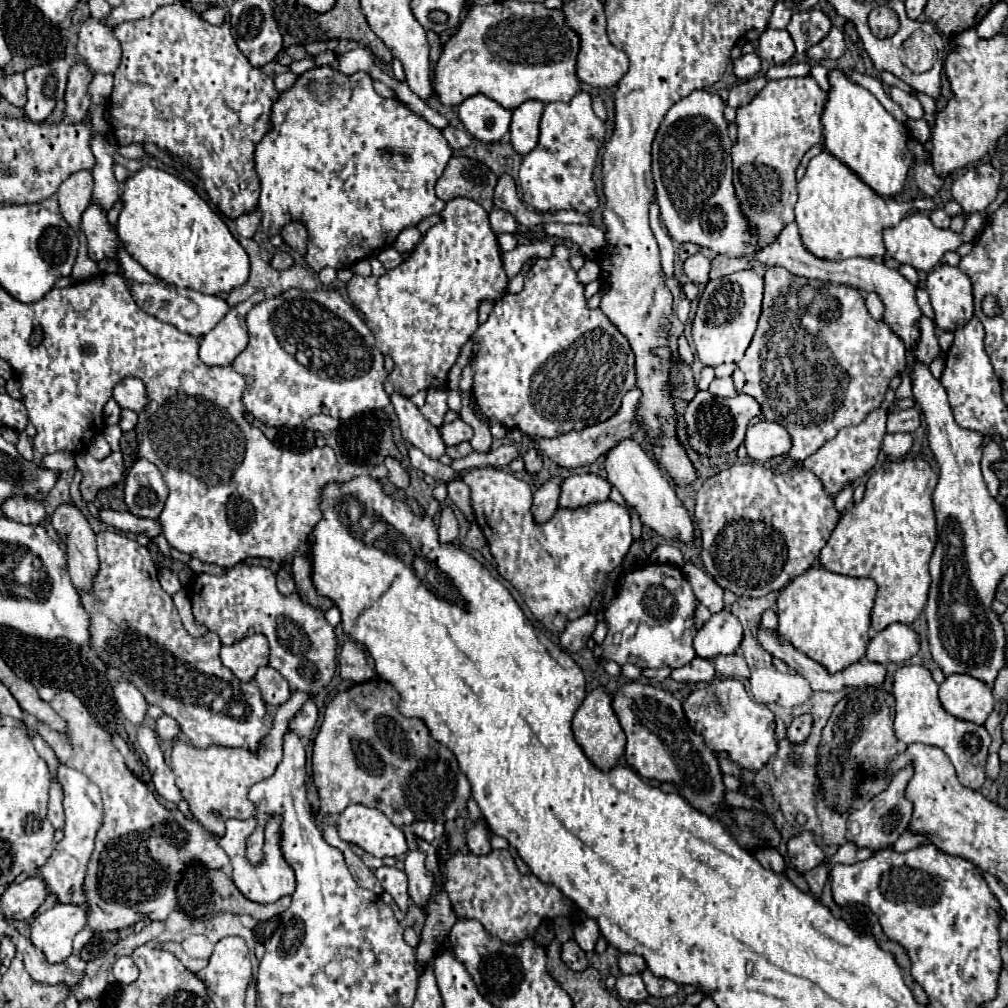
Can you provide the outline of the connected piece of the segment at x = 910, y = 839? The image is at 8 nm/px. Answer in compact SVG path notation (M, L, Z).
M905 831L897 841L895 841L895 845L893 845L893 849L895 851L899 851L899 853L905 853L905 851L909 851L909 849L915 849L915 847L919 847L919 845L925 845L925 843L931 843L929 841L929 837L925 837L923 833L913 833L913 831Z

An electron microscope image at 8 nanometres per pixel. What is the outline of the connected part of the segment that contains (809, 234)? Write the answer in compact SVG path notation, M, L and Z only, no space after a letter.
M829 151L815 155L797 185L799 201L795 205L795 221L803 245L821 259L847 259L847 257L875 257L885 255L883 229L897 225L911 210L931 212L936 208L930 197L910 202L897 201L895 197L881 197L865 185L843 161Z

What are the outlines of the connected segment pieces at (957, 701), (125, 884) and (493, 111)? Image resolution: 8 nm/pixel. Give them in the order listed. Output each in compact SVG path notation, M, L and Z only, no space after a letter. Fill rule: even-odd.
M949 675L939 685L941 705L955 717L983 725L993 711L991 687L969 675Z
M61 689L53 697L51 707L67 721L69 735L63 737L53 729L49 729L47 725L41 725L39 727L41 737L51 745L51 749L55 751L55 755L63 765L69 765L71 769L85 773L101 789L101 797L105 803L105 819L97 833L95 851L91 855L85 877L85 889L91 907L87 917L89 927L95 931L115 931L131 927L143 917L149 917L151 921L167 919L167 915L175 911L177 905L175 887L181 879L181 871L185 869L185 865L191 861L199 861L209 869L221 869L223 865L229 863L229 857L225 857L225 851L221 849L217 839L209 831L205 831L199 823L189 821L181 811L171 811L155 799L155 795L147 789L147 785L125 767L123 755L111 743L111 735L95 723L83 701L73 691Z
M485 95L467 97L457 107L457 113L467 133L483 143L501 141L511 125L511 111L503 109L497 101Z

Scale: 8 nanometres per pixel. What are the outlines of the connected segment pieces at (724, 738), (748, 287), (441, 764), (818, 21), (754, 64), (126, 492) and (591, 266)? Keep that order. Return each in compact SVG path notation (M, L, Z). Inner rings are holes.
M723 679L715 685L709 683L705 689L693 691L683 703L689 725L695 733L703 735L705 745L713 751L727 751L729 757L745 769L761 769L777 753L775 737L775 715L767 705L753 701L743 683L737 679Z
M751 269L725 275L721 279L711 279L699 297L699 305L691 323L691 337L697 351L697 357L703 365L717 367L721 363L739 363L749 347L757 319L761 315L763 299L763 277ZM739 285L739 297L737 297Z
M369 681L337 693L327 705L323 725L313 741L313 783L319 791L321 811L325 815L339 815L347 805L361 803L383 811L393 825L407 827L415 821L453 821L461 809L465 809L471 797L471 785L463 775L461 783L457 783L459 765L455 755L431 737L421 719L403 717L397 703L399 693L389 683L381 681L379 685L379 681Z
M797 11L791 17L791 23L787 25L787 31L791 33L797 51L803 53L811 45L817 45L831 29L831 21L823 11Z
M749 53L749 55L741 55L739 59L733 61L733 67L735 67L735 75L741 77L741 79L749 79L749 77L755 77L761 69L761 59L757 53Z
M137 459L123 479L123 503L137 517L157 519L167 493L161 471L147 459Z
M587 259L585 265L583 265L583 269L577 275L579 275L579 281L587 285L587 283L591 283L591 281L595 281L595 279L601 277L601 267L597 265L597 261Z

